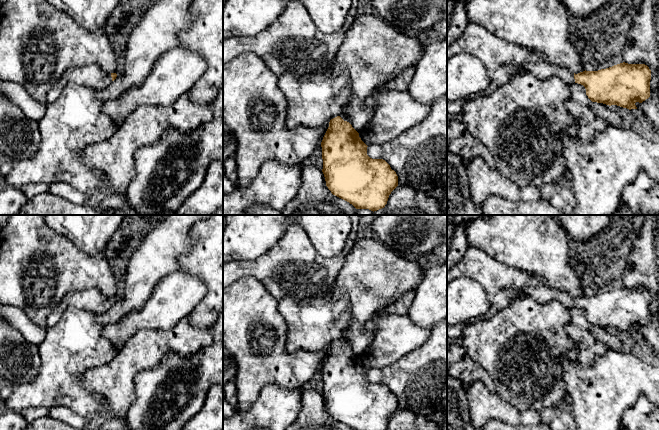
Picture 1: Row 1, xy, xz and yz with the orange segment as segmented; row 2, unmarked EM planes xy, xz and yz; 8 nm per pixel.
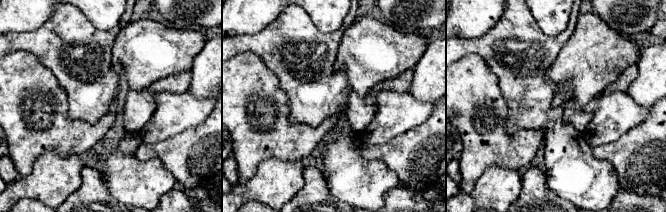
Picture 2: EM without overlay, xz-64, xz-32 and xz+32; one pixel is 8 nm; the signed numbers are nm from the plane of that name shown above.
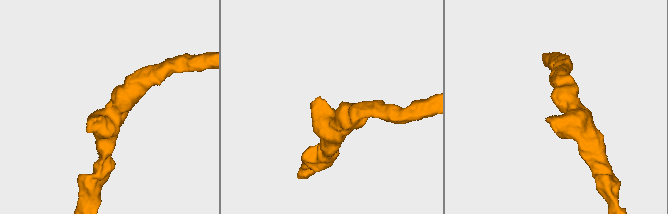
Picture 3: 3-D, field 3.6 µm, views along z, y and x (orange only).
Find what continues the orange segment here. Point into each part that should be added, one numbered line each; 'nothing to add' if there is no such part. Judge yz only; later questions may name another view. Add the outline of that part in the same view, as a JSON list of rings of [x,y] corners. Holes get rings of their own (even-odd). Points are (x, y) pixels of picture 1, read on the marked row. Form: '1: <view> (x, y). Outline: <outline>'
1: yz (503, 60). Outline: [[[470,21],[464,32],[447,46],[447,60],[462,53],[478,57],[485,66],[490,79],[486,95],[520,72],[532,73],[539,80],[560,77],[568,85],[575,83],[574,73],[548,63],[540,52],[502,40]]]

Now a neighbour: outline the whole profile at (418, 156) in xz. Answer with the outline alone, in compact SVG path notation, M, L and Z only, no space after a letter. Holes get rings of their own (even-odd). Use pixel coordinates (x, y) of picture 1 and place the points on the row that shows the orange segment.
M447 95L431 104L428 116L396 138L369 145L367 155L385 160L398 176L398 186L430 191L447 174Z

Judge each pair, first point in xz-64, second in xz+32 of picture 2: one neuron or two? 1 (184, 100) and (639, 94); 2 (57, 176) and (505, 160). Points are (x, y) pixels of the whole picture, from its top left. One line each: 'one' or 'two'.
1: two
2: two

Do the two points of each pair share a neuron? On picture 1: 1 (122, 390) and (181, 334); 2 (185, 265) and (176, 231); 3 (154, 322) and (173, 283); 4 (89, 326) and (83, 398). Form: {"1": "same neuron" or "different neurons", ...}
{"1": "same neuron", "2": "different neurons", "3": "same neuron", "4": "same neuron"}

